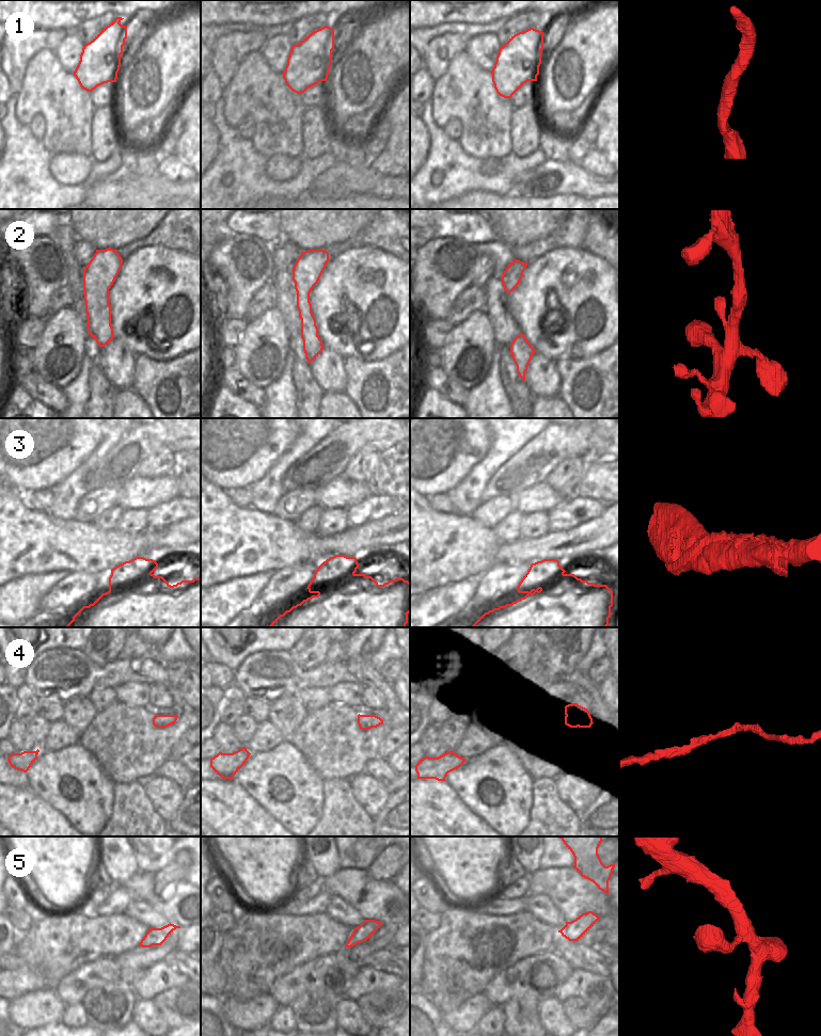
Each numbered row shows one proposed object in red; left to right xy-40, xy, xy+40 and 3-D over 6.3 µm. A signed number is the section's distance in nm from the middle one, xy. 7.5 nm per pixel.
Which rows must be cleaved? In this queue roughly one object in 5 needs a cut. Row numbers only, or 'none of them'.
none of them

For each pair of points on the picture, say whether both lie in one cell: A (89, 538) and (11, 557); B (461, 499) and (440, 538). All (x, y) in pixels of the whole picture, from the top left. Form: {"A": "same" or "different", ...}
{"A": "same", "B": "different"}

